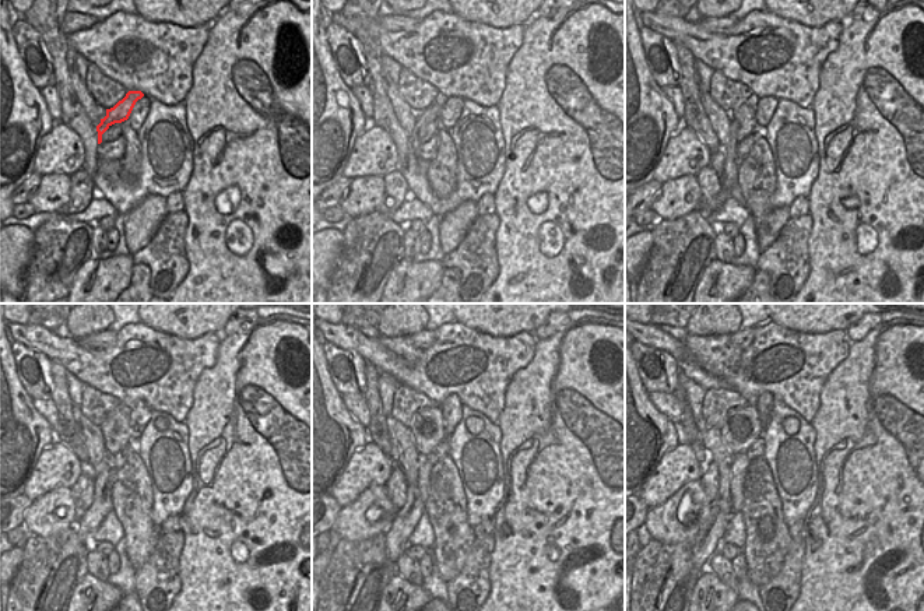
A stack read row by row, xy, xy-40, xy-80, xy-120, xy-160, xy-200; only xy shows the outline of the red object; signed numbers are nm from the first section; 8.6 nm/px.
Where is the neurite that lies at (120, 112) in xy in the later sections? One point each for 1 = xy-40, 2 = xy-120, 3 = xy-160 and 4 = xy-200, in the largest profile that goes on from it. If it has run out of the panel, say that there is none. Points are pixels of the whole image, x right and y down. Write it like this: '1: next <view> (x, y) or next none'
1: next xy-40 (434, 112)
2: next xy-120 (88, 523)
3: next xy-160 (404, 522)
4: next xy-200 (705, 544)

